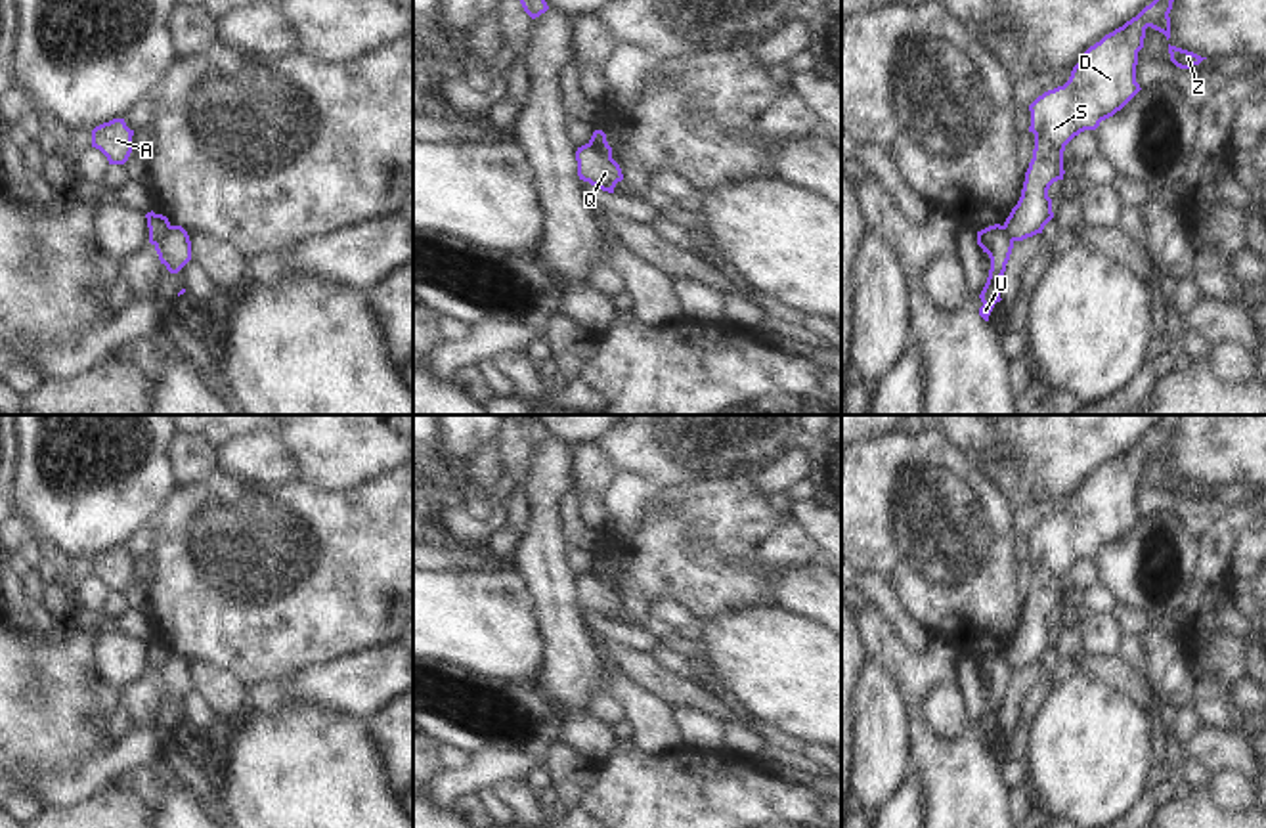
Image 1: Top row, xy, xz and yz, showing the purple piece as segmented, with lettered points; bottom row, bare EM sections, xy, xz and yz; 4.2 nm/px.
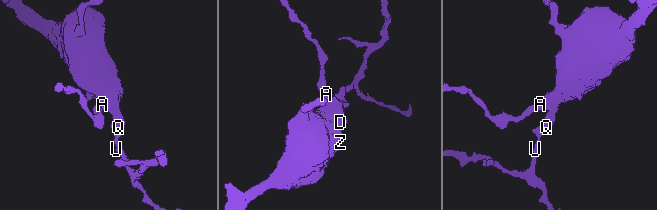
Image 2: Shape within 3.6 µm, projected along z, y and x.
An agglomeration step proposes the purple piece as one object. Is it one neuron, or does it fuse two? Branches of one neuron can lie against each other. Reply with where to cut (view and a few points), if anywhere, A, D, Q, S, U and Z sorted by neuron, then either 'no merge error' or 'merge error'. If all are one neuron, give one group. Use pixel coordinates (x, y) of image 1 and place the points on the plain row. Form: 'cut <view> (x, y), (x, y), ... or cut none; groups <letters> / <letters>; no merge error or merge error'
cut xz (588, 572), (611, 584); groups A D Q S Z / U; merge error

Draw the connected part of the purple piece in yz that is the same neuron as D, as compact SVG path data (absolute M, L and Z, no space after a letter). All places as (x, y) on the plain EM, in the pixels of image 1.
M1165 417L1136 446L1090 474L1063 514L1044 520L1029 534L1033 587L1021 625L1004 650L1014 669L1042 662L1054 646L1048 618L1063 608L1065 574L1080 560L1096 558L1142 518L1136 511L1138 480L1147 455L1170 467L1172 417Z

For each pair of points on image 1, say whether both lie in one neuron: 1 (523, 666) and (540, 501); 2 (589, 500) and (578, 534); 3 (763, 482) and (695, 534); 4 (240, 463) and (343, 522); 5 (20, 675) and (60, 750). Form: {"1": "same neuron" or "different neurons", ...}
{"1": "different neurons", "2": "different neurons", "3": "different neurons", "4": "different neurons", "5": "same neuron"}

